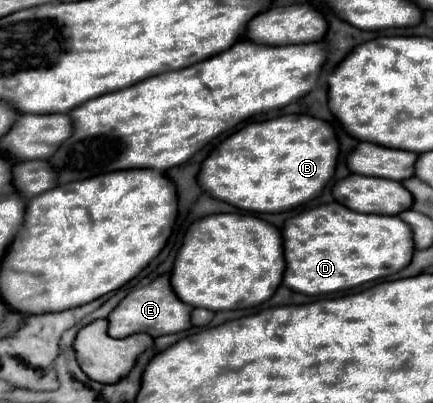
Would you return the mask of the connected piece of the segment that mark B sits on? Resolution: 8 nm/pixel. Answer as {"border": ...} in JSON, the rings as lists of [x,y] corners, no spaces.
{"border":[[[287,114],[263,122],[249,122],[231,136],[227,136],[223,142],[219,142],[203,160],[197,182],[209,196],[233,204],[241,210],[257,214],[277,214],[293,210],[317,198],[335,174],[337,156],[339,142],[329,122],[305,114]]]}

